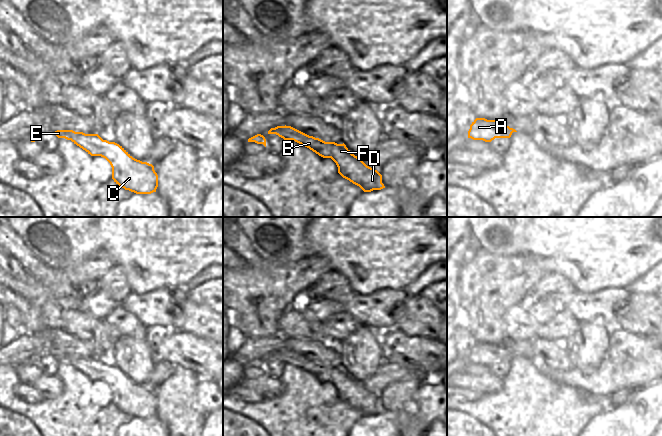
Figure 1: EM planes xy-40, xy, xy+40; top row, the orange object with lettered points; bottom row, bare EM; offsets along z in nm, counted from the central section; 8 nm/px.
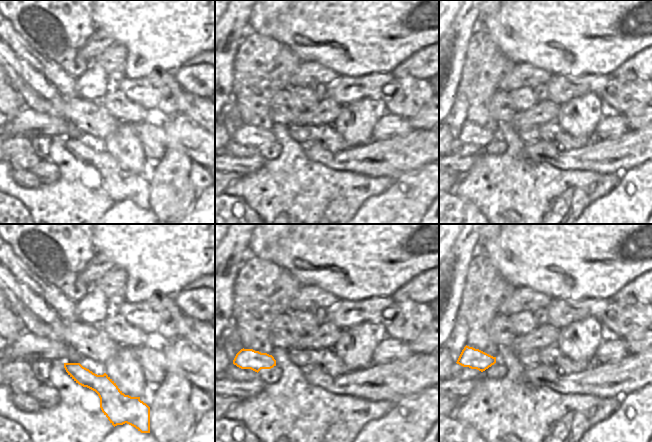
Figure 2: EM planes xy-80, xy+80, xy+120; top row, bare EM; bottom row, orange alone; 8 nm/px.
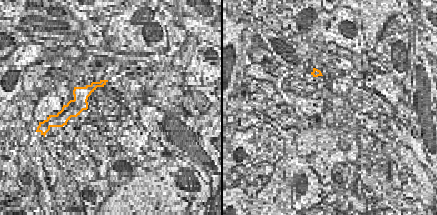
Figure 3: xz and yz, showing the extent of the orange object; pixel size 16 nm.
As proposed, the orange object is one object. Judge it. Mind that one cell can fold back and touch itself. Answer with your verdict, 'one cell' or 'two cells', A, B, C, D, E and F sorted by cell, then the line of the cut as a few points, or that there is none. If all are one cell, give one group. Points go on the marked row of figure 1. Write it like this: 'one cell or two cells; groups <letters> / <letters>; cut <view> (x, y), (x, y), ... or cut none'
one cell; groups A B C D E F; cut none

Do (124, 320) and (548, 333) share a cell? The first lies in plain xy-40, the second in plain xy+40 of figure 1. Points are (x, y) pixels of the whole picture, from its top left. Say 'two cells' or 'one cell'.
one cell

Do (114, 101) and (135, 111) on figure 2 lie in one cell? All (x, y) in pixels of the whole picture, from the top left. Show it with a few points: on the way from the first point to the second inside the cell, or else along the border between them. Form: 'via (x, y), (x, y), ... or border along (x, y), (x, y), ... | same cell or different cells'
via (119, 106), (130, 111) | same cell

